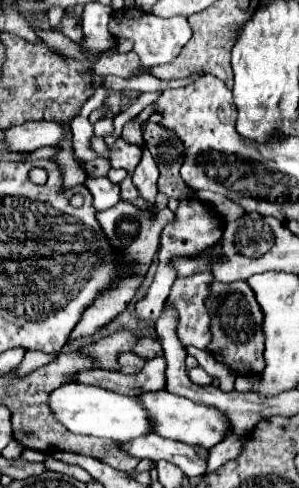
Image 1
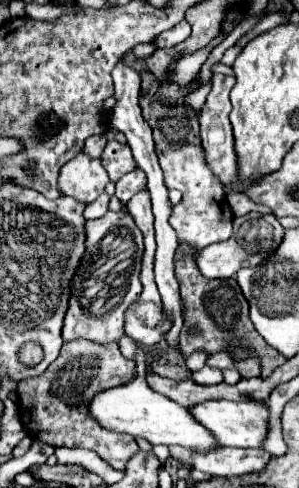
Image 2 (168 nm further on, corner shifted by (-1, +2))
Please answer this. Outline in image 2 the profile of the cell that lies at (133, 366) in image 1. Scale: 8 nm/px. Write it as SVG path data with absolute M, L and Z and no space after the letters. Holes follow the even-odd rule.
M72 341L64 343L58 359L48 365L48 369L38 377L22 379L16 387L20 417L26 433L42 443L52 447L84 447L96 451L106 463L116 469L126 469L128 459L140 451L136 441L130 435L108 433L92 419L88 419L86 407L88 399L96 395L96 391L116 387L120 383L128 383L136 377L136 363L122 357L118 343L92 343L92 341Z

